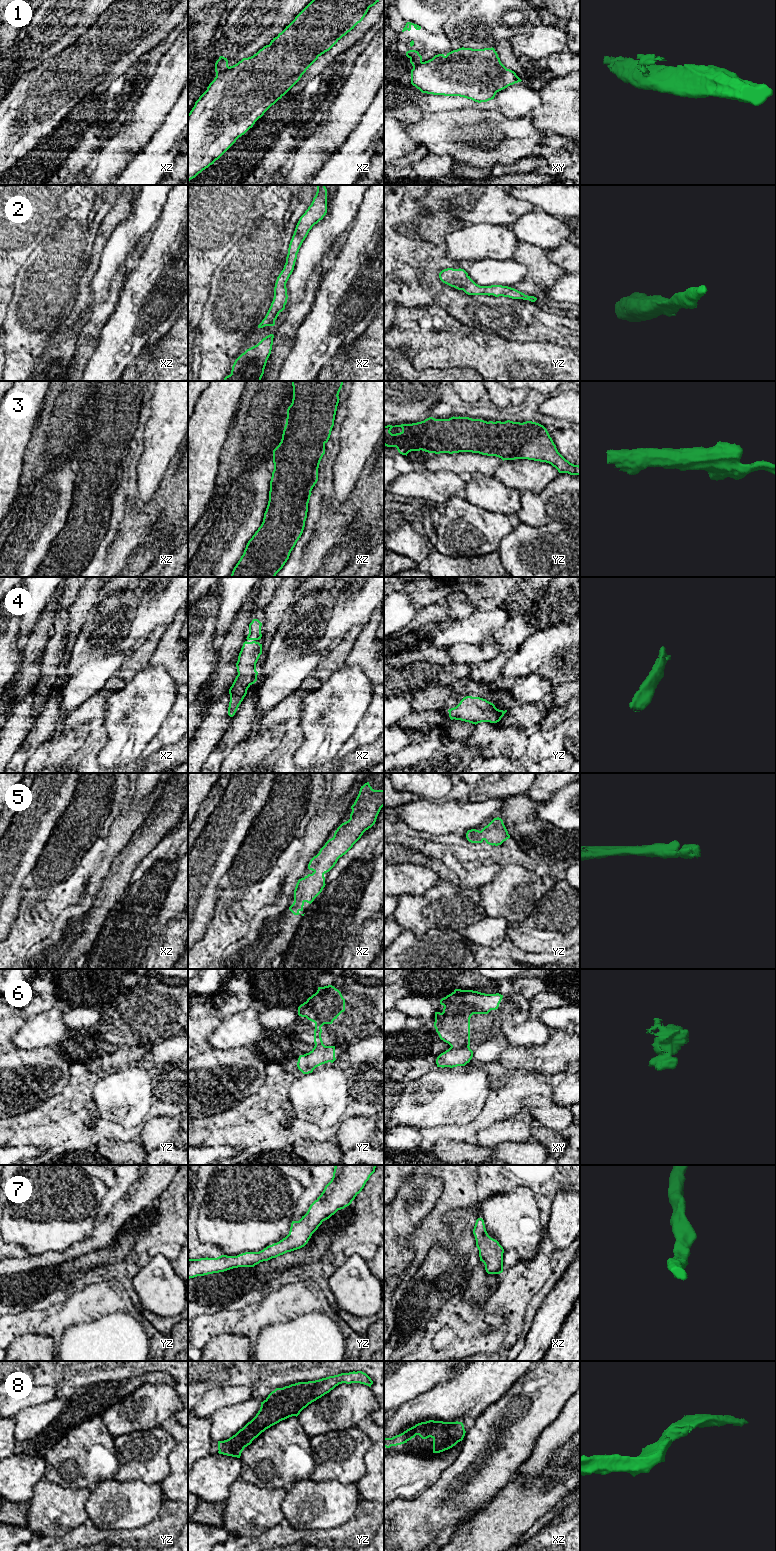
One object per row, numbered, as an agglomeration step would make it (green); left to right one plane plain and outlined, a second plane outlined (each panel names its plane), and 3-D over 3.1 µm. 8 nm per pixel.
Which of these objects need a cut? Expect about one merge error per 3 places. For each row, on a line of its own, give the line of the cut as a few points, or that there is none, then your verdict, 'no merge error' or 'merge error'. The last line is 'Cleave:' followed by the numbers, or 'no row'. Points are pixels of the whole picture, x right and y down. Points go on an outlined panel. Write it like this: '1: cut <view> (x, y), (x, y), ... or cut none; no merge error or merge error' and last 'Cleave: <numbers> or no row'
1: cut none; no merge error
2: cut none; no merge error
3: cut none; no merge error
4: cut none; no merge error
5: cut none; no merge error
6: cut none; no merge error
7: cut none; no merge error
8: cut none; no merge error
Cleave: no row

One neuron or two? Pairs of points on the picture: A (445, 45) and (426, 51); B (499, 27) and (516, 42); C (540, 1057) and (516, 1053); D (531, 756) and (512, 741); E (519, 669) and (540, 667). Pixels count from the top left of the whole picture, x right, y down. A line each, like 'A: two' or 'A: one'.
A: one
B: two
C: one
D: two
E: one

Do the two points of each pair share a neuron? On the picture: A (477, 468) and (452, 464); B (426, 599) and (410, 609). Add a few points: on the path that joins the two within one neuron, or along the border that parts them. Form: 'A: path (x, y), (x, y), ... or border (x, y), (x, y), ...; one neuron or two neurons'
A: path (471, 464), (458, 464); one neuron
B: border (421, 607), (406, 626); two neurons

